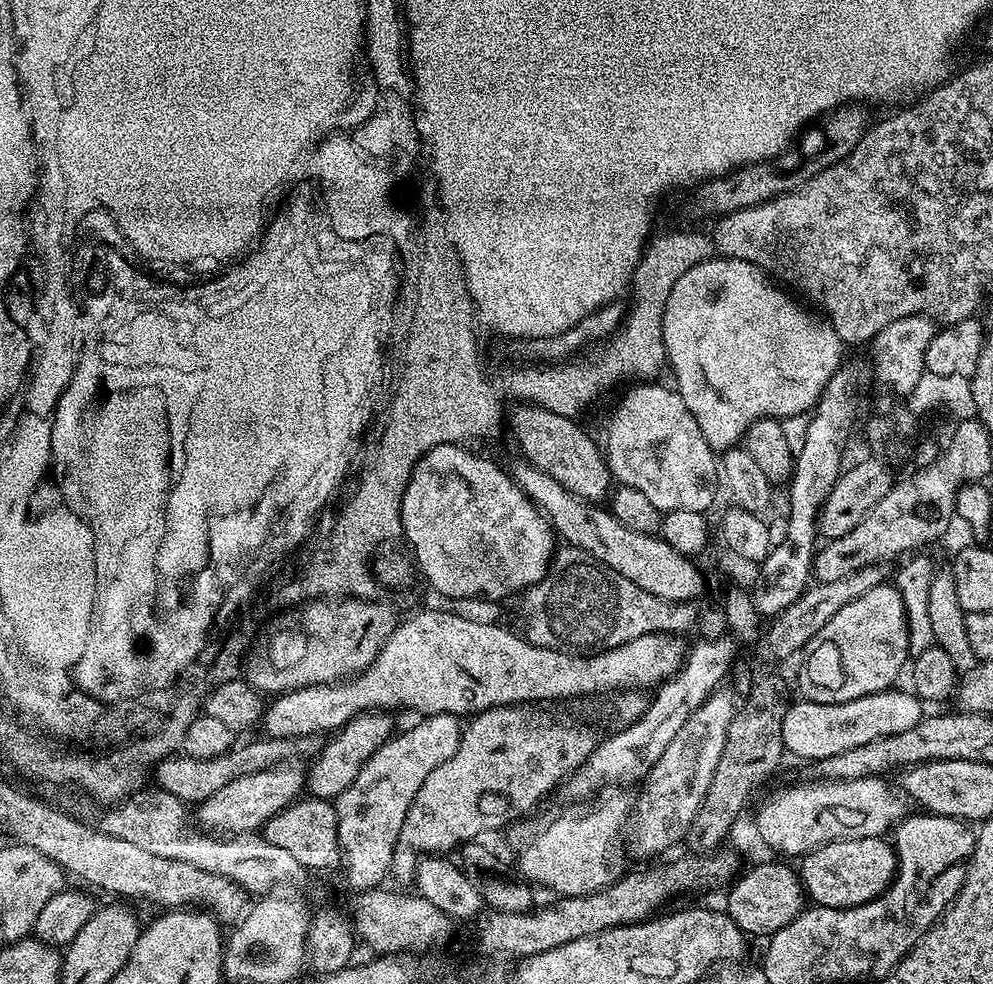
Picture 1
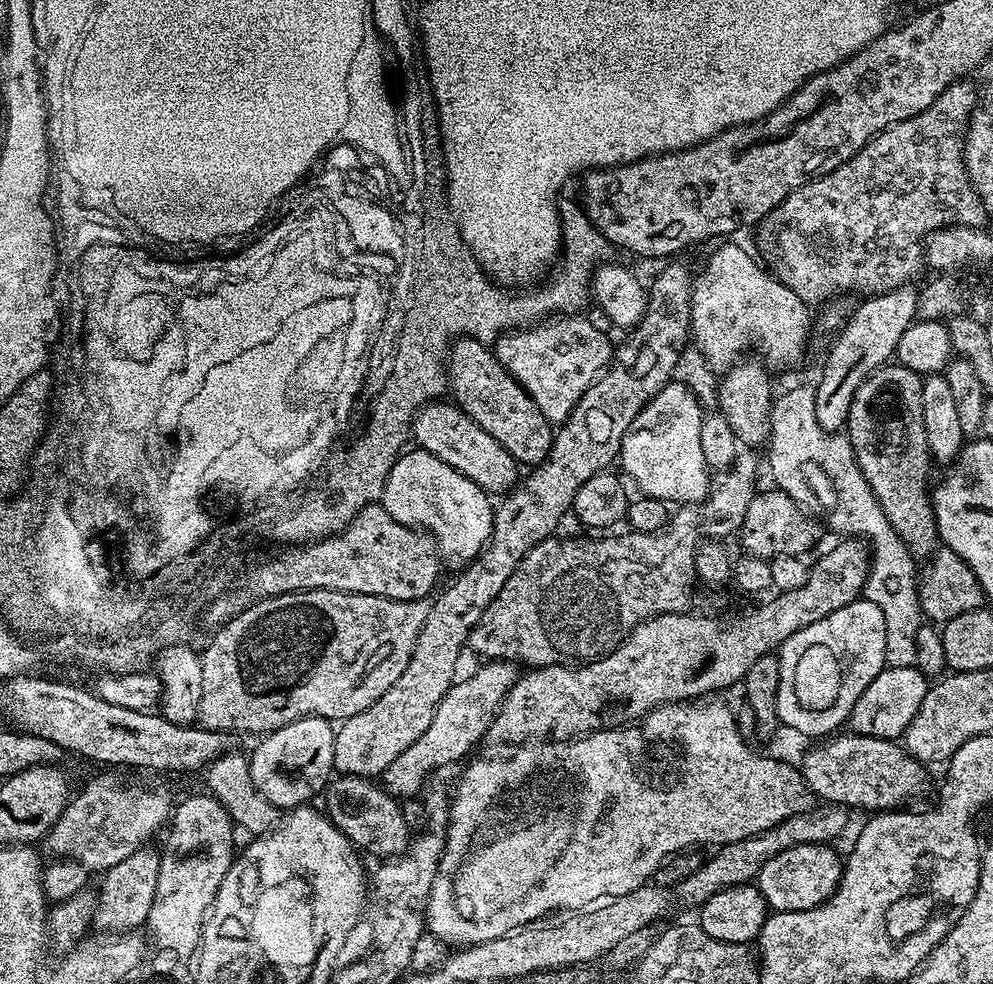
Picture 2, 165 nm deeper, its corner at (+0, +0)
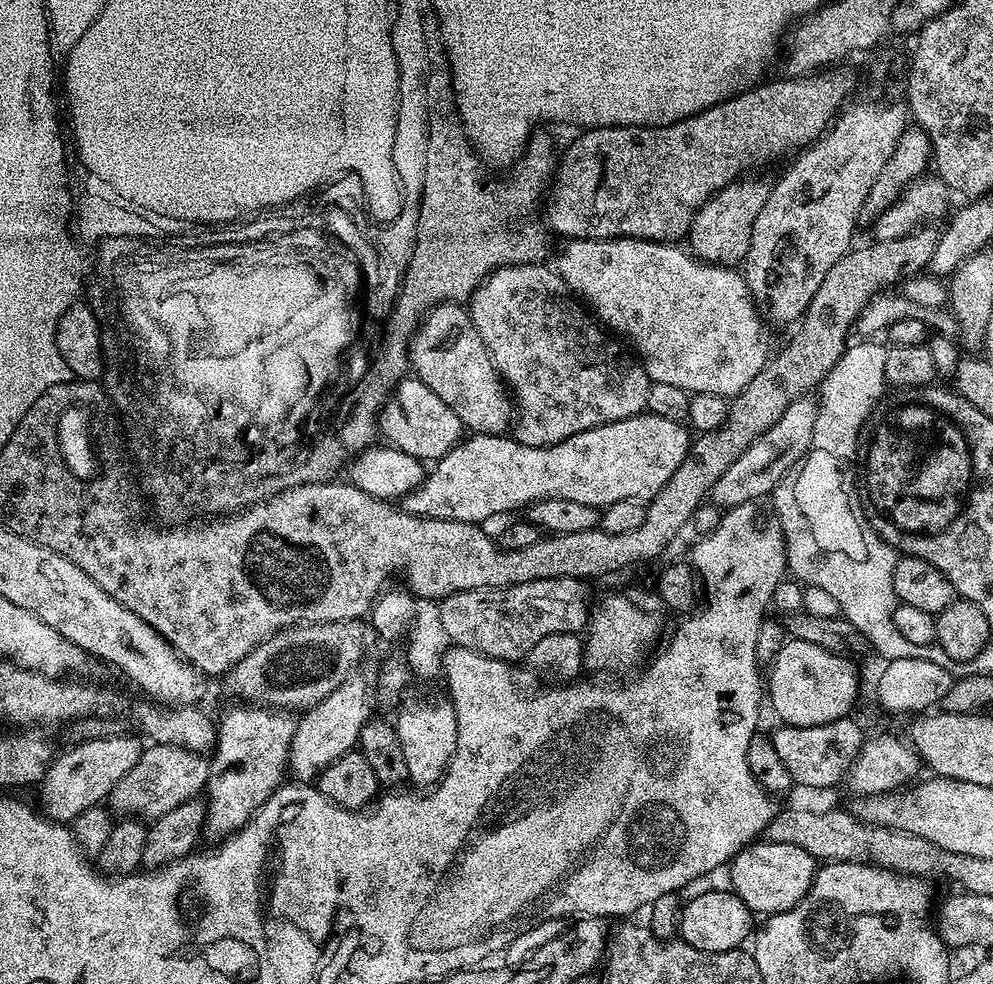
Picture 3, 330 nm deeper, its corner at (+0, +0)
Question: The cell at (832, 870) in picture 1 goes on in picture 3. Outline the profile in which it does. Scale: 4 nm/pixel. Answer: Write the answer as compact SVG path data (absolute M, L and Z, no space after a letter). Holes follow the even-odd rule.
M761 839L749 842L732 857L728 876L732 879L731 891L742 898L754 914L785 912L795 906L807 894L816 876L818 861L815 856L806 854L802 846L790 846L786 842L770 842Z

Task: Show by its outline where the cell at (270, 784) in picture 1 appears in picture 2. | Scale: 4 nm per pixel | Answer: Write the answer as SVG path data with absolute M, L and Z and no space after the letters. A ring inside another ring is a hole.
M323 716L303 717L267 733L250 752L248 773L254 786L275 808L291 810L312 802L328 787L334 776L333 721Z

